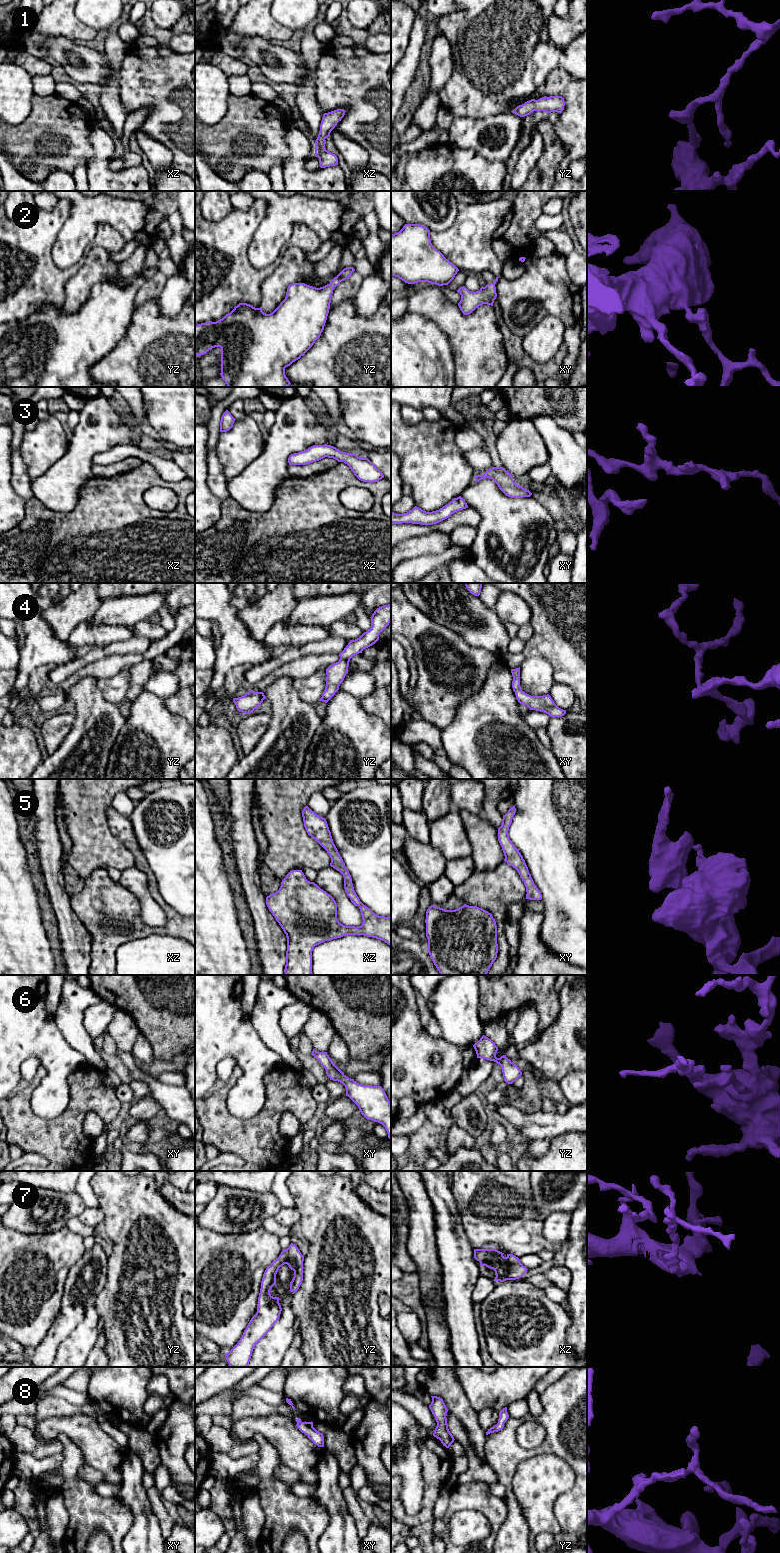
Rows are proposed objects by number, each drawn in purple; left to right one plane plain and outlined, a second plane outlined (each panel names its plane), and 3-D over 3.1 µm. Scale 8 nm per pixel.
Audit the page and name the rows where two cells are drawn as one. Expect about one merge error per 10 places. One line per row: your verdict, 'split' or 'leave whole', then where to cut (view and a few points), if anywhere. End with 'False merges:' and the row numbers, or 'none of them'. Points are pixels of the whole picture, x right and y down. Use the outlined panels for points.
1: leave whole | no cut
2: leave whole | no cut
3: leave whole | no cut
4: leave whole | no cut
5: leave whole | no cut
6: leave whole | no cut
7: leave whole | no cut
8: leave whole | no cut
False merges: none of them

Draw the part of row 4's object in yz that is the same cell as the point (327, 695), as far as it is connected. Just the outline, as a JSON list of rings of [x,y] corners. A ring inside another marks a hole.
[[[391,604],[377,608],[370,618],[371,628],[359,638],[350,640],[339,654],[339,661],[326,669],[326,686],[319,701],[327,703],[339,690],[339,686],[348,672],[350,659],[379,640],[380,633],[391,622]]]

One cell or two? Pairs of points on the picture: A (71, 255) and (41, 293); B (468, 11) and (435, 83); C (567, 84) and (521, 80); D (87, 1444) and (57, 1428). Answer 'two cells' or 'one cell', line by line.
A: two cells
B: two cells
C: two cells
D: one cell

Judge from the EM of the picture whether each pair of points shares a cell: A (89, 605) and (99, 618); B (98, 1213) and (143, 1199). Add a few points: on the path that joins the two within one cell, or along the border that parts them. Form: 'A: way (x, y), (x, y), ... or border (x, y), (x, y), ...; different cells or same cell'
A: border (103, 602), (88, 622); different cells
B: border (100, 1206), (104, 1213), (104, 1221); different cells

